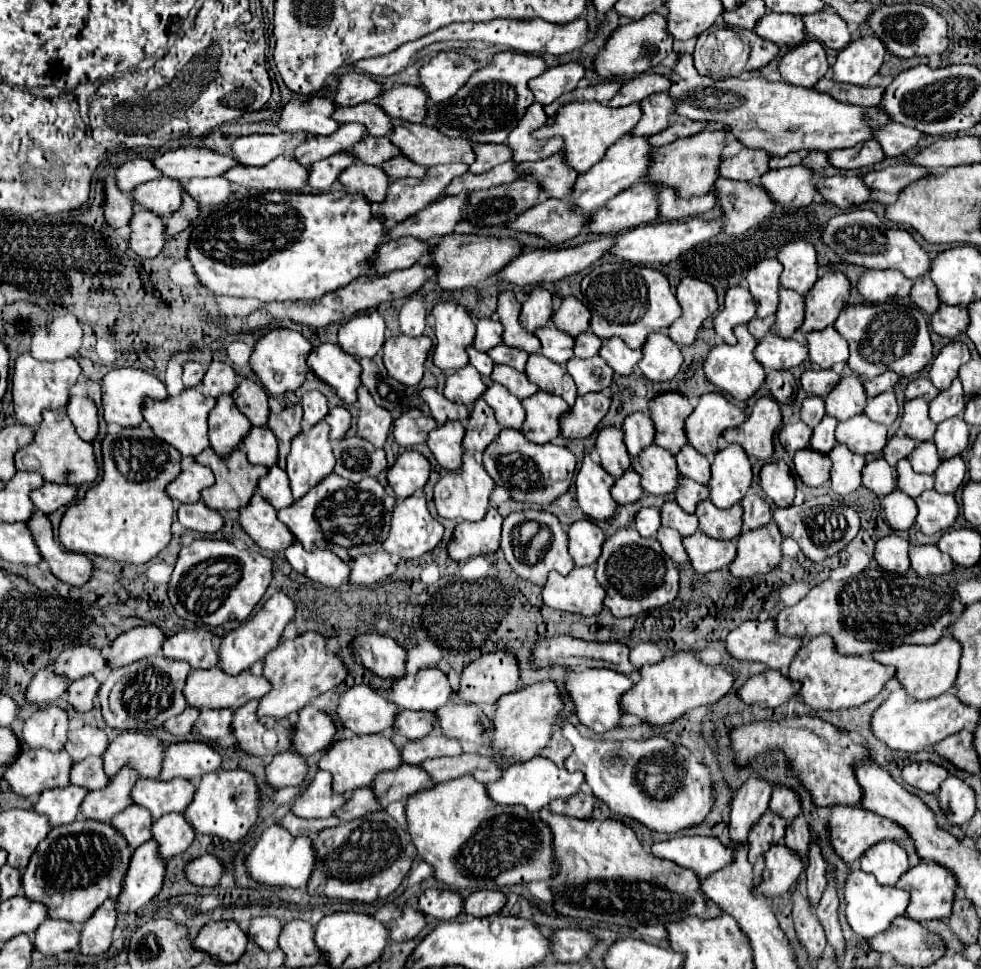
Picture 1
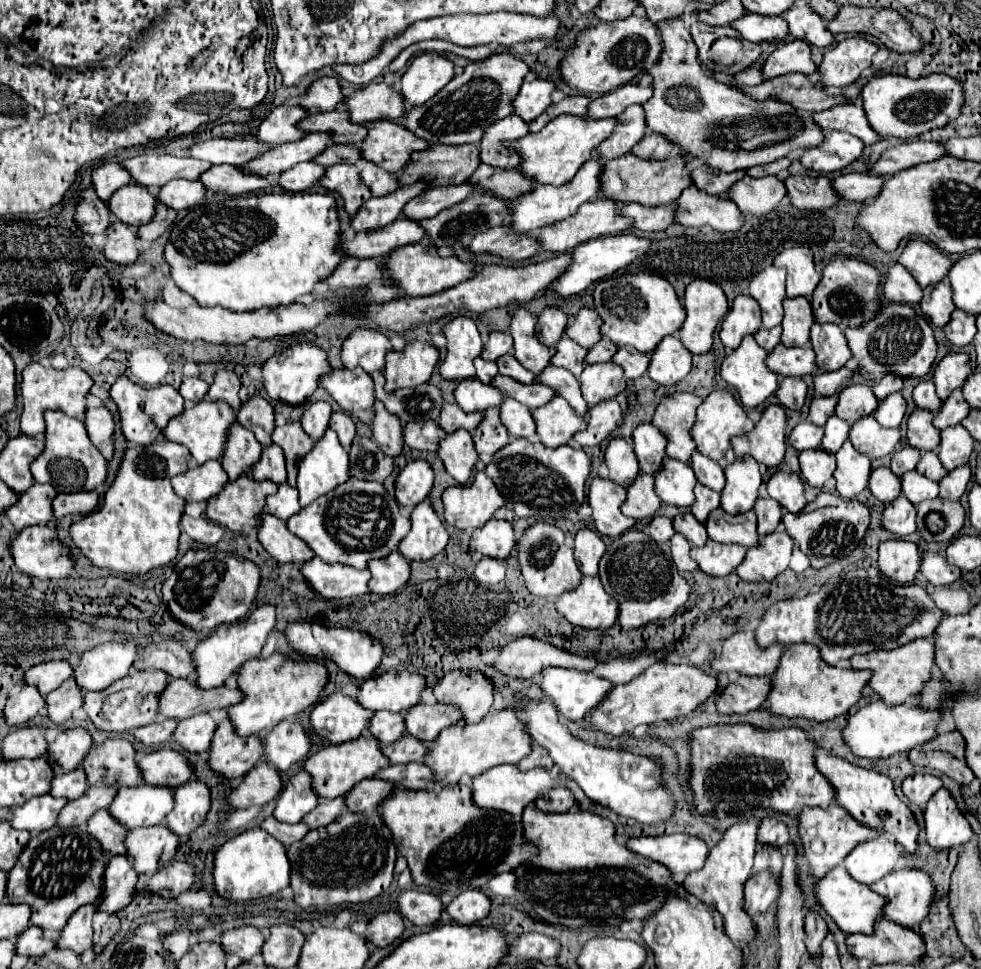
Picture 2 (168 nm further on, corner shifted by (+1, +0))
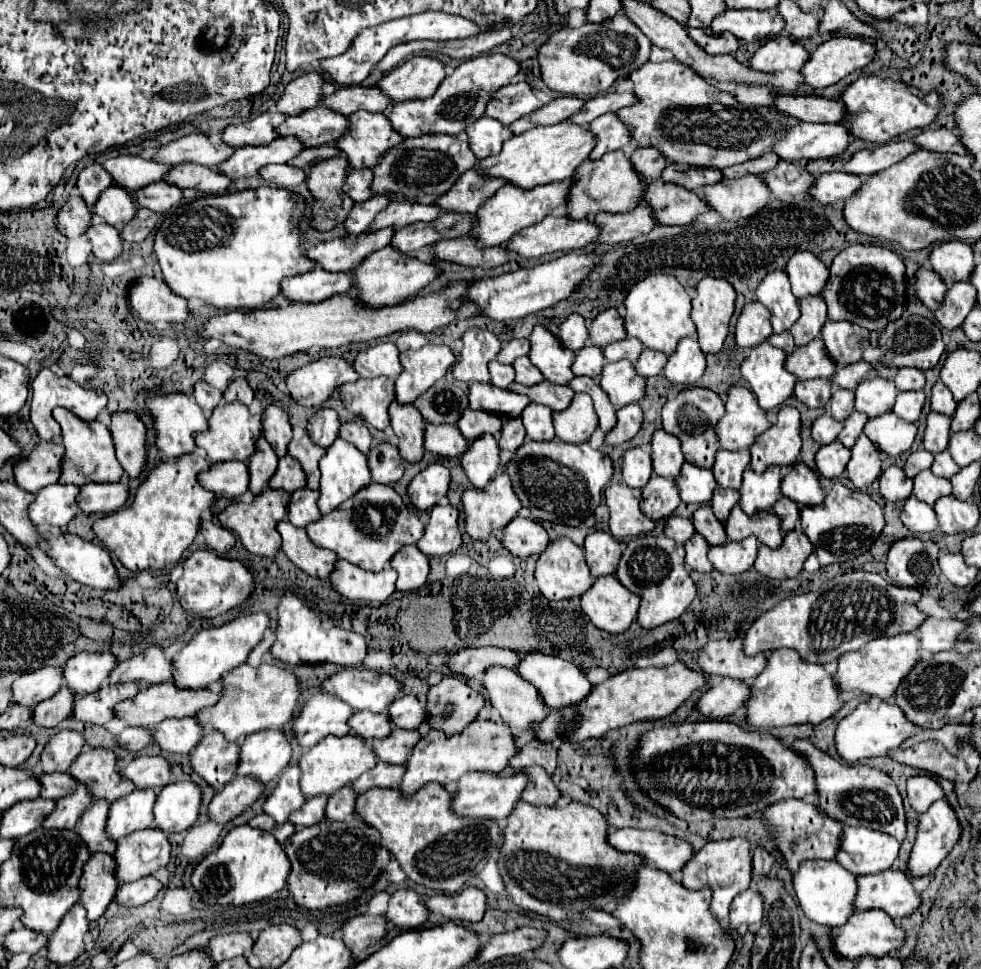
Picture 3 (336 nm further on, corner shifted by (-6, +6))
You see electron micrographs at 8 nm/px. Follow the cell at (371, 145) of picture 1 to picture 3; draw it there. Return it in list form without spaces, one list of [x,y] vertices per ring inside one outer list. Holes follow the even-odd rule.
[[[320,145],[320,147],[308,147],[308,149],[302,149],[298,157],[294,157],[290,161],[290,165],[294,167],[300,167],[300,169],[308,169],[312,167],[314,163],[318,163],[320,159],[326,159],[326,157],[334,157],[338,155],[338,149],[334,149],[332,145]]]

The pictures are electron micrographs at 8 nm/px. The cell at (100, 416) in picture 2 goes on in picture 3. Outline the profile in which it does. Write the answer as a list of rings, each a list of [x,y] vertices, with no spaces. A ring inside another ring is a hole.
[[[114,413],[110,431],[114,437],[118,461],[132,479],[138,479],[148,461],[146,425],[136,413]]]

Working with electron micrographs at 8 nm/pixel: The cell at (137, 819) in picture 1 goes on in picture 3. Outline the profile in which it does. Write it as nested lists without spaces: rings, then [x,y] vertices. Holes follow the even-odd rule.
[[[98,801],[98,805],[92,805],[90,809],[86,809],[82,813],[82,817],[74,829],[78,833],[78,837],[86,843],[90,853],[98,853],[98,851],[114,853],[114,849],[116,849],[116,843],[110,841],[104,831],[108,807],[110,805],[102,805],[102,801]]]

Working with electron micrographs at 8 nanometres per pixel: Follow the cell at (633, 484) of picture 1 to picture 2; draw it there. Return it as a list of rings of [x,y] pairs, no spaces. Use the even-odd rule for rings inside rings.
[[[639,473],[635,481],[627,487],[627,499],[621,505],[621,511],[633,519],[651,517],[659,509],[661,501],[653,491],[653,475]]]

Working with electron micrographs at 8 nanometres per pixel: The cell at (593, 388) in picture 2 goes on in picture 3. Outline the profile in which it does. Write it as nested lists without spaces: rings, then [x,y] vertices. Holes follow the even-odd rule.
[[[630,361],[604,365],[600,385],[608,393],[612,405],[618,409],[630,403],[638,403],[646,393],[646,379],[636,373]]]

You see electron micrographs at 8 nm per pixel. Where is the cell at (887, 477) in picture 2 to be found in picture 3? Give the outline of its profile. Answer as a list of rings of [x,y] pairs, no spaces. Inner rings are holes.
[[[888,467],[880,477],[880,493],[892,503],[906,501],[912,495],[912,479],[908,479],[900,467]]]

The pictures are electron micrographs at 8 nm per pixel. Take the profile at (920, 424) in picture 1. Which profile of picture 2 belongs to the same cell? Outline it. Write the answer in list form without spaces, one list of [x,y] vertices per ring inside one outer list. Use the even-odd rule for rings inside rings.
[[[915,409],[907,419],[907,443],[919,451],[935,451],[939,447],[939,429],[933,427],[933,413]]]

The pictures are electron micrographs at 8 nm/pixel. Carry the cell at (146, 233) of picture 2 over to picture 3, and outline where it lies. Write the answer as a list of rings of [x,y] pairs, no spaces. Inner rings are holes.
[[[138,209],[136,215],[132,217],[132,221],[128,221],[126,227],[122,229],[122,239],[130,241],[130,243],[144,241],[144,237],[154,229],[158,219],[160,219],[160,213],[152,213],[148,209]]]

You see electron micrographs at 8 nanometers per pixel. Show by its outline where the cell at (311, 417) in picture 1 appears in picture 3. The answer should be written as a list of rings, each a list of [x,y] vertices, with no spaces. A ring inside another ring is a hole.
[[[320,409],[312,419],[310,419],[310,425],[308,425],[308,435],[310,439],[328,449],[334,439],[338,437],[338,427],[340,427],[340,421],[338,421],[338,413],[332,411],[332,409]]]

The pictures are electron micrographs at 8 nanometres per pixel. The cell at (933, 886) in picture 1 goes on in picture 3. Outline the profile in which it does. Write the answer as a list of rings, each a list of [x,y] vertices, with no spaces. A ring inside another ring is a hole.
[[[882,871],[876,875],[856,877],[858,893],[854,899],[856,909],[882,909],[894,921],[912,915],[920,897],[902,871]]]

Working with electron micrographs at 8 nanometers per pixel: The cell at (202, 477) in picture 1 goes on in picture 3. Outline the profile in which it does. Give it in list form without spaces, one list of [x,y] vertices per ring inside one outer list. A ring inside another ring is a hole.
[[[220,461],[198,475],[198,481],[218,497],[236,499],[248,491],[248,467],[242,461]]]

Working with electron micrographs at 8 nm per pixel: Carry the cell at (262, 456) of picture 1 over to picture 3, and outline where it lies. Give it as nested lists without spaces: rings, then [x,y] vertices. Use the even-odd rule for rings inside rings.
[[[288,455],[280,459],[278,473],[270,479],[270,489],[282,489],[286,493],[294,493],[306,487],[306,473],[298,465],[298,461],[290,459]]]

